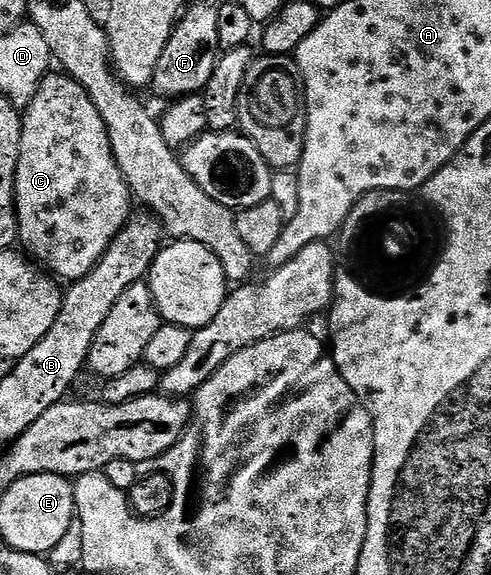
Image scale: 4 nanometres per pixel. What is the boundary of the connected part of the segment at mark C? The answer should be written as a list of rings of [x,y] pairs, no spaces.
[[[57,73],[45,75],[37,94],[22,110],[22,144],[16,169],[18,242],[21,247],[25,246],[25,251],[32,250],[31,257],[57,279],[68,278],[67,281],[73,283],[96,267],[118,232],[122,232],[128,217],[134,212],[134,197],[112,154],[107,126],[86,88],[68,74]]]

